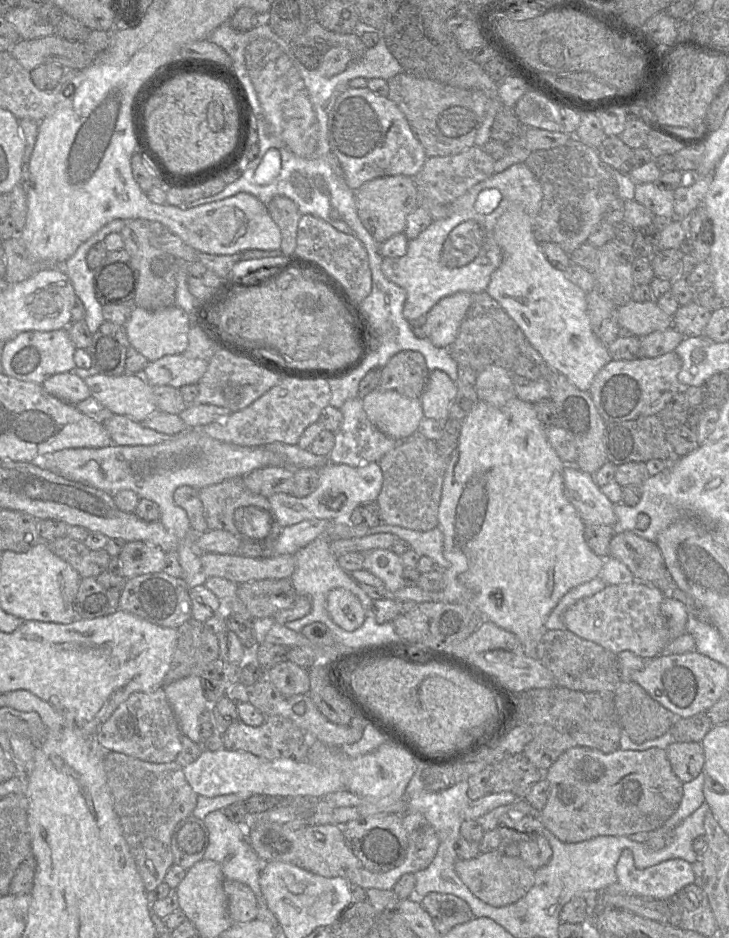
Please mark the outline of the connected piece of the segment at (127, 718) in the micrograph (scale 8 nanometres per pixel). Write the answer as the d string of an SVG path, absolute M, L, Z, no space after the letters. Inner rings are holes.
M161 687L150 693L131 694L100 726L95 741L107 752L118 752L151 763L168 763L175 761L181 751L181 735L172 707Z

